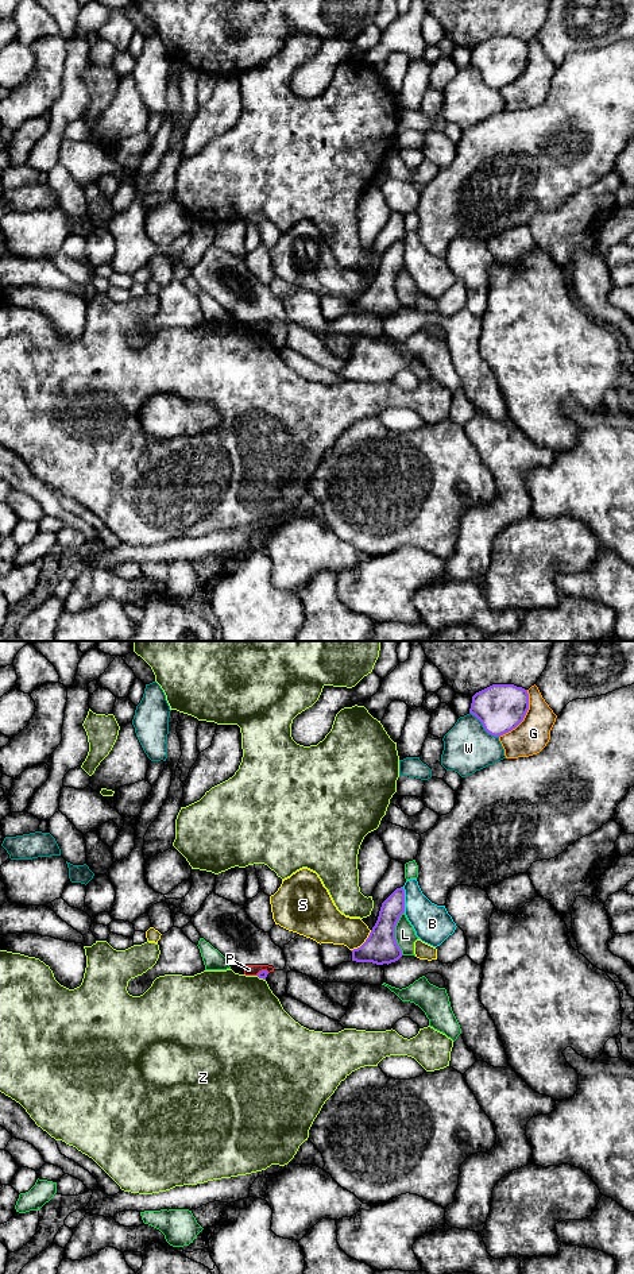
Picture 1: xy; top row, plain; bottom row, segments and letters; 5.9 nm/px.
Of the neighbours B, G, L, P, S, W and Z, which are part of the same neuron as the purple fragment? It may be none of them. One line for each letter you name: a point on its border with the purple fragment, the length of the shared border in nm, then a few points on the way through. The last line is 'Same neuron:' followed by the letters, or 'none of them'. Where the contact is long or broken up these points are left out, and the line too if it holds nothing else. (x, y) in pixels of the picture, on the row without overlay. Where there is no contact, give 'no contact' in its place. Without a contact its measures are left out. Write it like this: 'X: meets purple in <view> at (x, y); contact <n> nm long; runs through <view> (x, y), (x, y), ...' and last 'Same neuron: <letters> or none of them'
Same neuron: none of them

